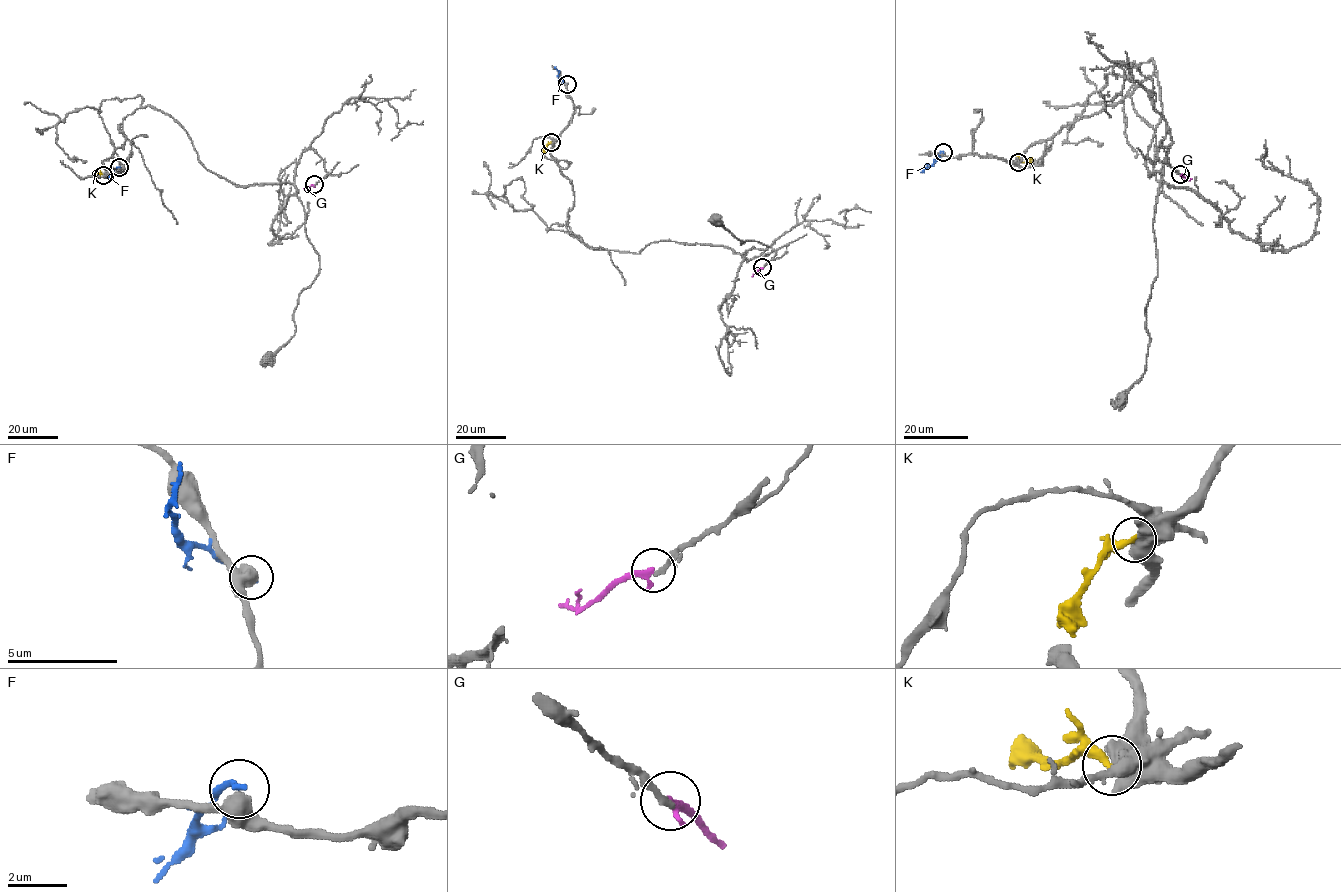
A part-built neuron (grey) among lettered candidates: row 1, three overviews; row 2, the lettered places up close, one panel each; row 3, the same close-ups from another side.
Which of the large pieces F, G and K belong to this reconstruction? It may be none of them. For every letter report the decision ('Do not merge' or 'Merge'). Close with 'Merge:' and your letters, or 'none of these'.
F: Do not merge
G: Do not merge
K: Do not merge
Merge: none of these

